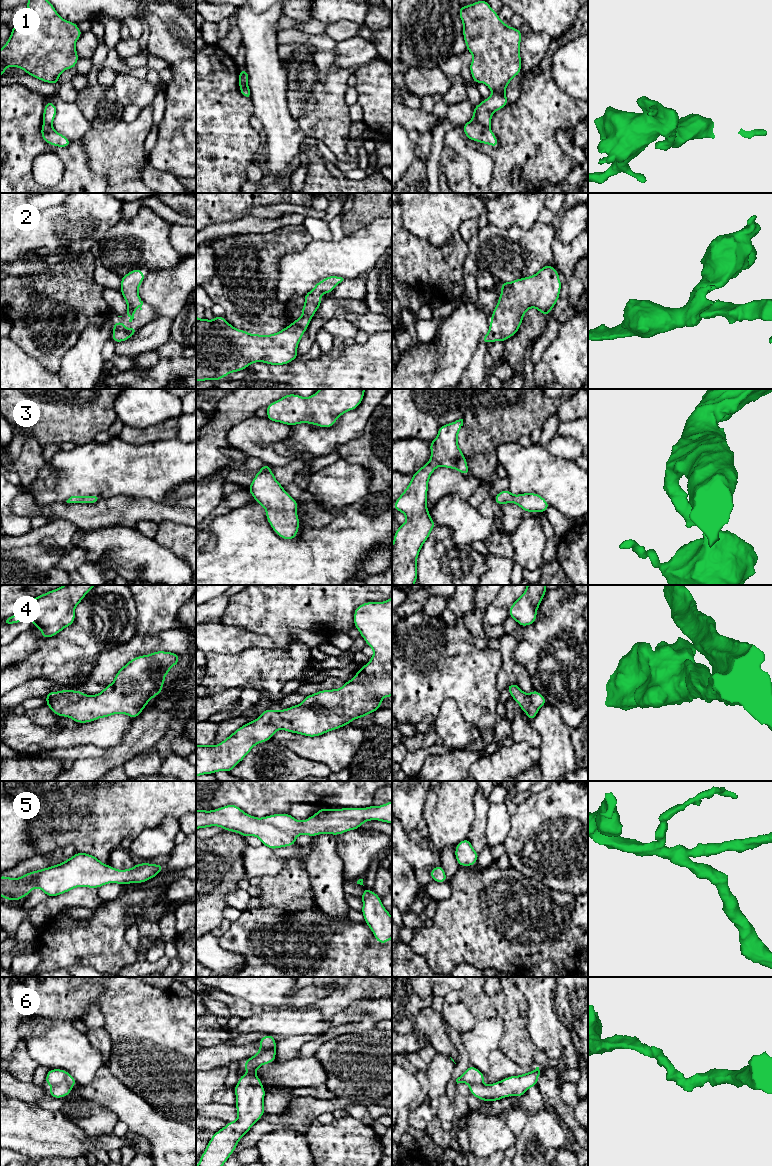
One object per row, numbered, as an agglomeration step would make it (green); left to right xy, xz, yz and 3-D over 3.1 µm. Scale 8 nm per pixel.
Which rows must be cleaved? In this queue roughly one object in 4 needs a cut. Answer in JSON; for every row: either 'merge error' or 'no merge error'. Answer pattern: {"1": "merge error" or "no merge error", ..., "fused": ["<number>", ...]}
{"1": "merge error", "2": "no merge error", "3": "no merge error", "4": "no merge error", "5": "no merge error", "6": "no merge error", "fused": ["1"]}

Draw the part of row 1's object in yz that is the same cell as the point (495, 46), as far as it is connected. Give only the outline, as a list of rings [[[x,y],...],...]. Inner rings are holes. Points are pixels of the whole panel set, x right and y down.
[[[487,0],[461,6],[463,37],[473,55],[469,65],[474,83],[484,83],[492,95],[474,107],[473,118],[491,126],[492,114],[508,104],[506,87],[521,72],[522,33],[502,22]]]

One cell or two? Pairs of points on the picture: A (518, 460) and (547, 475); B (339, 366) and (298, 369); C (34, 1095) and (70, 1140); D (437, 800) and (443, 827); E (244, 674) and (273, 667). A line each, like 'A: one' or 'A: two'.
A: one
B: one
C: two
D: one
E: one

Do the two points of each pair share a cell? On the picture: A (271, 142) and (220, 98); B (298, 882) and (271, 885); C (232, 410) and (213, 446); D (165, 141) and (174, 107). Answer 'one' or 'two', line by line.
A: two
B: one
C: one
D: one

